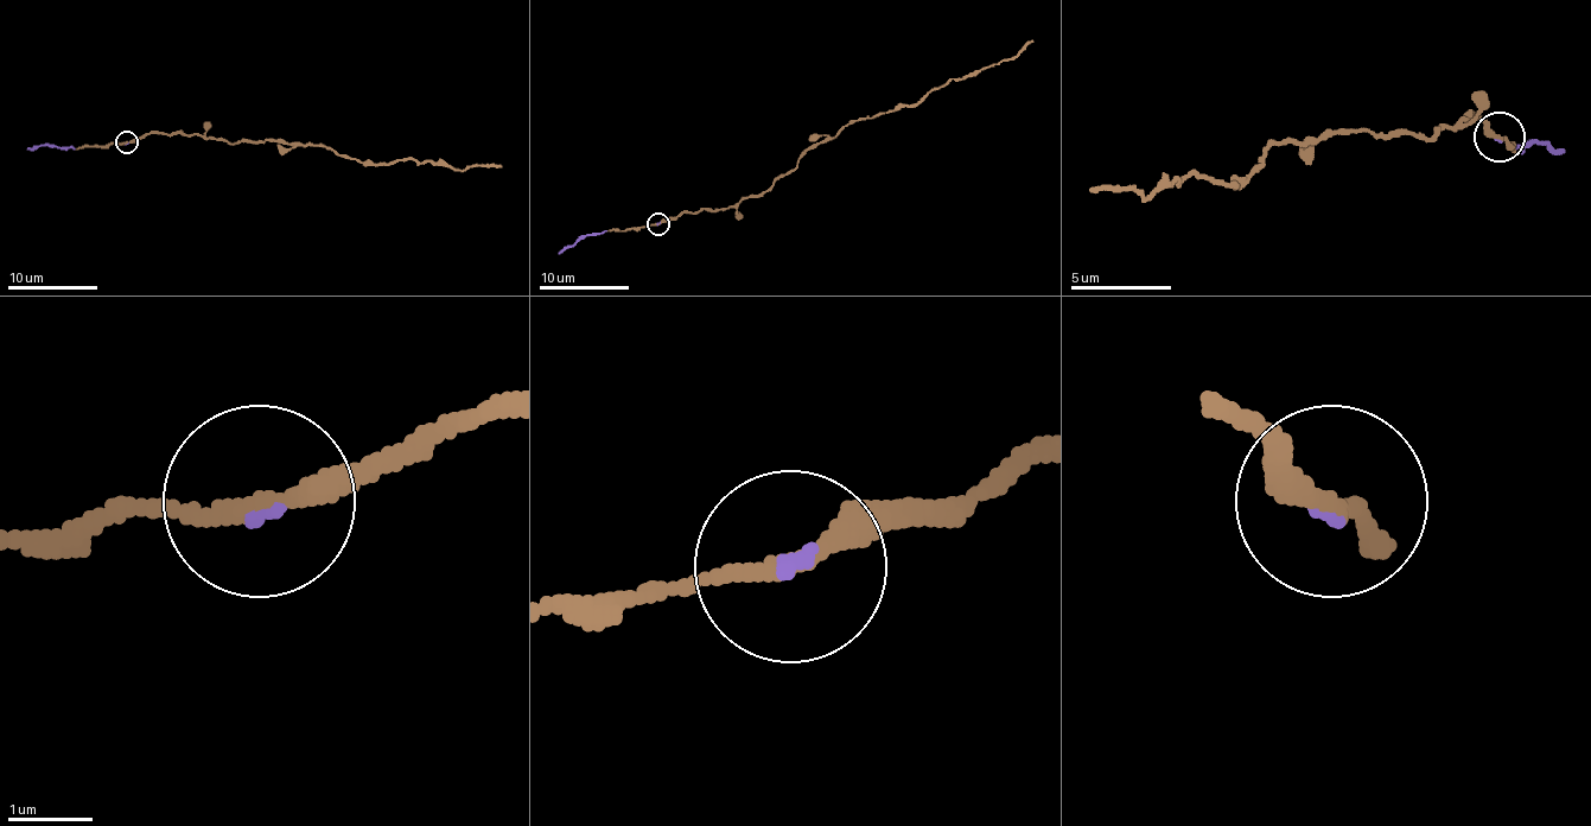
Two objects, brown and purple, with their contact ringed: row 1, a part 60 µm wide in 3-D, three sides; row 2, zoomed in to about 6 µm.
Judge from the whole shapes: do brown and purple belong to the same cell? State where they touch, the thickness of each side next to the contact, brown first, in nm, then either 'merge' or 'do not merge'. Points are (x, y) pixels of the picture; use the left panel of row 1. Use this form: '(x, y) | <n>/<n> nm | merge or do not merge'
(126, 143) | 240/90 nm | merge

